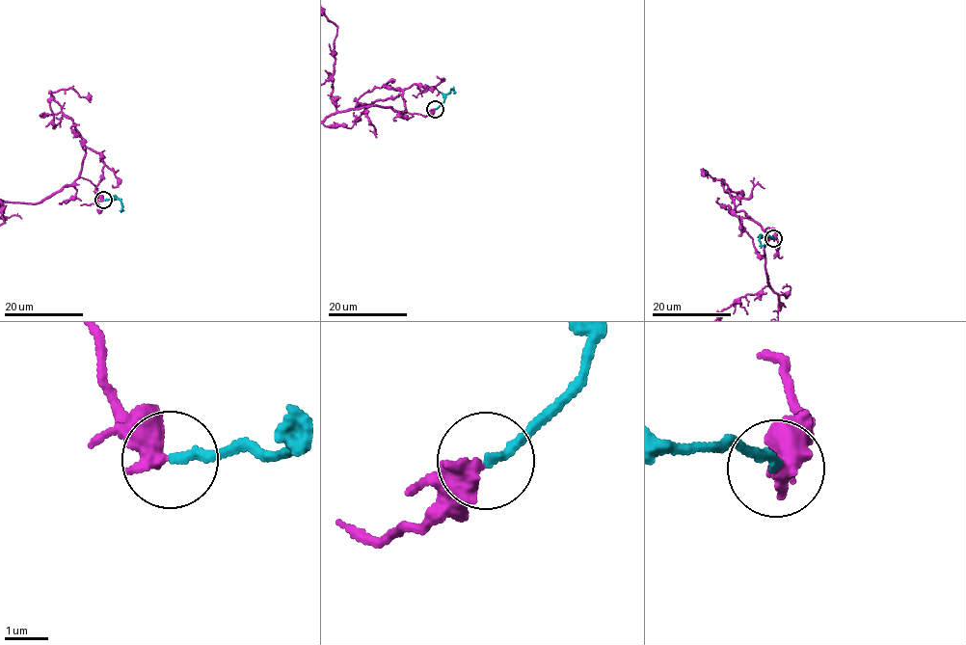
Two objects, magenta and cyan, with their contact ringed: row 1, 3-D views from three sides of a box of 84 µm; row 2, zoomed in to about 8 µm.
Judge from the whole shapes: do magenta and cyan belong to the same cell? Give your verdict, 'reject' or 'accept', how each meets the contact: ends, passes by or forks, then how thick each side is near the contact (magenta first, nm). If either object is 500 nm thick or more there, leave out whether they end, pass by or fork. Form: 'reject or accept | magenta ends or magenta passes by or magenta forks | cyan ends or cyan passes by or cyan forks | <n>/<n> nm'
accept | 500/200 nm

